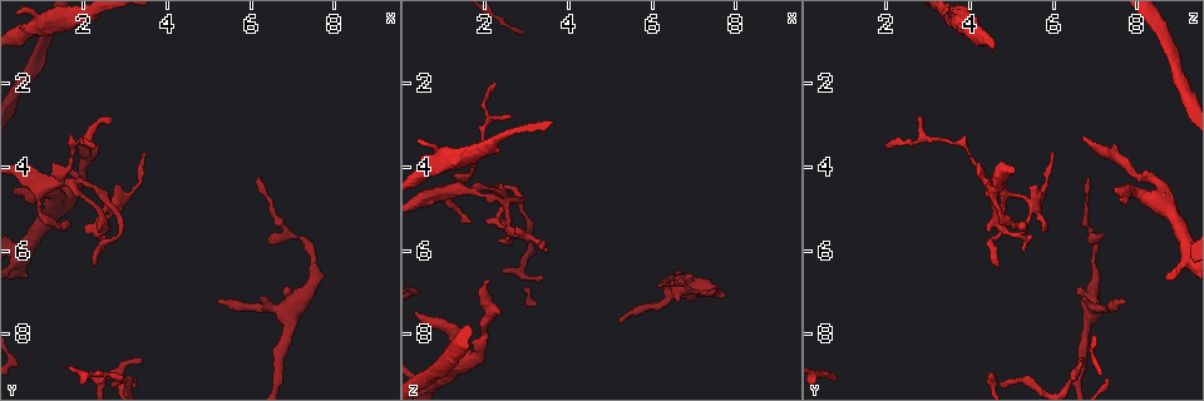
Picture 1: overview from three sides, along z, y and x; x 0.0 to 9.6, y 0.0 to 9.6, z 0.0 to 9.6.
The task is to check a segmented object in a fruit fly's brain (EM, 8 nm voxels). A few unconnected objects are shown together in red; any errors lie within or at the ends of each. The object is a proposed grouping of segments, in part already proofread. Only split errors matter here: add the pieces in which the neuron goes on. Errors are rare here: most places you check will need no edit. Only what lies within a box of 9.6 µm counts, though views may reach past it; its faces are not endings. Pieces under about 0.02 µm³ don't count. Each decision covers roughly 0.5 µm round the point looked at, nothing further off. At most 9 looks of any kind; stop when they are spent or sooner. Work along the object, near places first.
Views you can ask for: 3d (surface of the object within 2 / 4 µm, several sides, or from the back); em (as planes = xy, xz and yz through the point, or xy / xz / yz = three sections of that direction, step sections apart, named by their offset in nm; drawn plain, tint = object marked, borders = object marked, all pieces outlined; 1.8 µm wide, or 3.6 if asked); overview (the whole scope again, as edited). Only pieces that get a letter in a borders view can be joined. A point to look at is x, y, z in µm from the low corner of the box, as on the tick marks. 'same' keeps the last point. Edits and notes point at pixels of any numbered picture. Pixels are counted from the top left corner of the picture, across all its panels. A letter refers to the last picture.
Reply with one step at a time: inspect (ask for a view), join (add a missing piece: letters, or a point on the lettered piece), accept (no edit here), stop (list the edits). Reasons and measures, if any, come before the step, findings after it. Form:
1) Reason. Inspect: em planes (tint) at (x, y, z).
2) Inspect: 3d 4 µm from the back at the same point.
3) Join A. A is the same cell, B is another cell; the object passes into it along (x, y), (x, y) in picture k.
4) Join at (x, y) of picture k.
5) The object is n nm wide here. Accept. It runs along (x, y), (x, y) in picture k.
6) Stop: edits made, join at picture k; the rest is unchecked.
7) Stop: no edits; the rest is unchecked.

Thin end. Inspect: 3d 2 µm at (1.65, 5.30, 5.40).

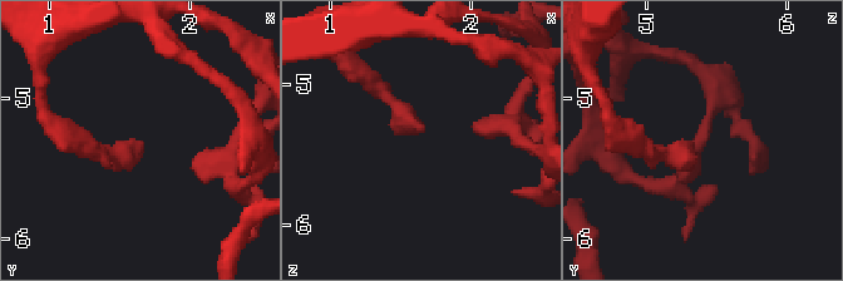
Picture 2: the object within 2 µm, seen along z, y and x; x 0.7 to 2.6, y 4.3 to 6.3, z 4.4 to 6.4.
Inspect: em planes (borders) at (1.64, 5.34, 5.36).

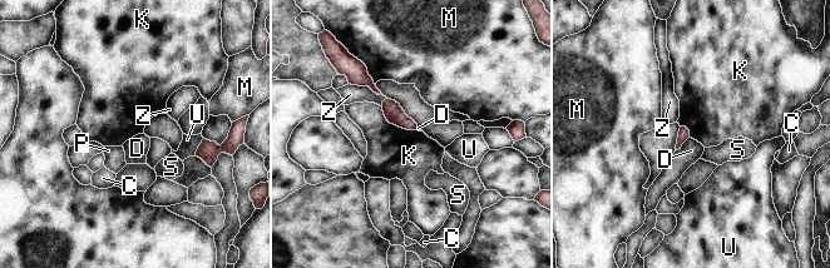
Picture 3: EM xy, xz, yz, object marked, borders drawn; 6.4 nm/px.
Accept. C, D, K, M, P, S, U and Z are other cells; a border runs along (381, 105), (390, 123), (415, 130) in picture 3; none of them fits.

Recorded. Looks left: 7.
Free end. Inspect: em planes (borders) at (2.05, 3.30, 6.70).

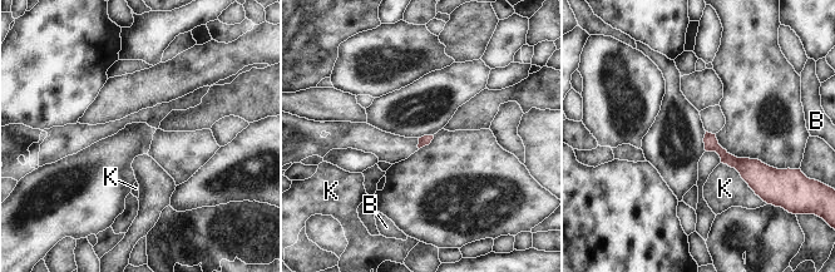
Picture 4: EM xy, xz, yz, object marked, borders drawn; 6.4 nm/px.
Accept. B and K are other cells; a border runs along (721, 162), (732, 167), (761, 198) in picture 4; none of them fits.

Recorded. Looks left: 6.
An open end. Inspect: 3d 4 µm at (3.35, 8.60, 6.65).

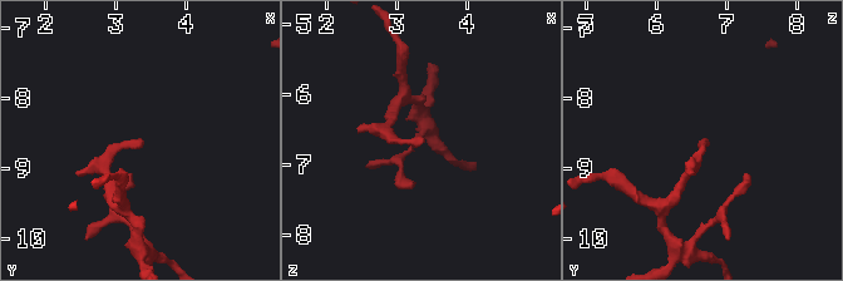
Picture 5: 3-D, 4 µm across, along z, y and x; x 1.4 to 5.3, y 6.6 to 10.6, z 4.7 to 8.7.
Inspect: em xz step 16 (borders) at (3.40, 8.60, 6.65).

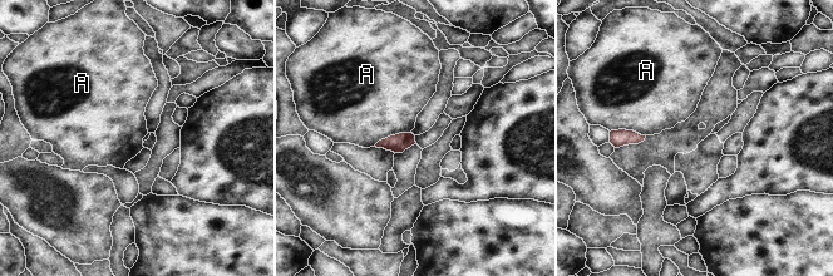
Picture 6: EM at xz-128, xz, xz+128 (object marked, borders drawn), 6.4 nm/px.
Another direction. Inspect: em planes (borders) at the same point.

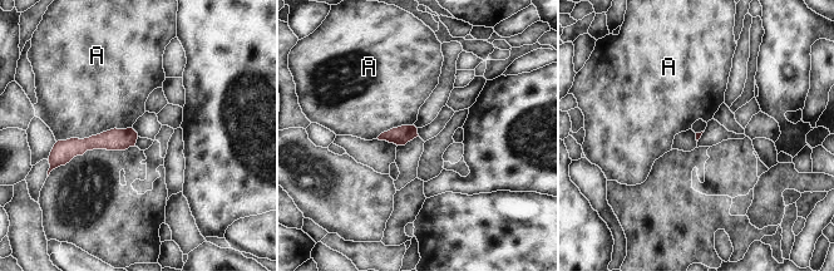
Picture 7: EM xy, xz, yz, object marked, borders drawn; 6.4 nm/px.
Accept. A is another cell; it runs along (134, 136), (82, 146), (63, 146) in picture 7; none of them fits.

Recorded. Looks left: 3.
Branch stops here. Inspect: em planes (borders) at (5.20, 7.25, 7.65).

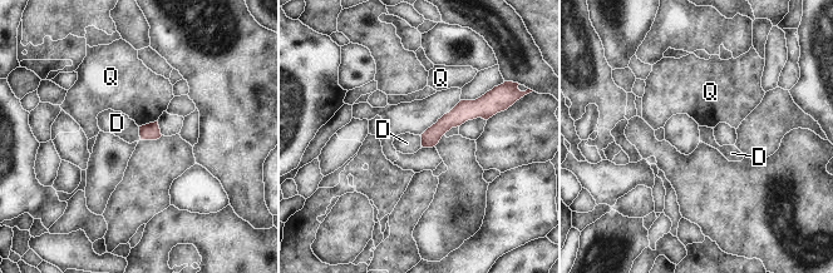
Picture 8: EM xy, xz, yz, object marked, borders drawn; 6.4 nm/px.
The object is 110 nm wide here; the longest contact is with Q, 130 nm. Accept. D and Q are other cells; no lettered piece goes on from it.

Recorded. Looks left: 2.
Stop: no edits; the rest is unchecked.

